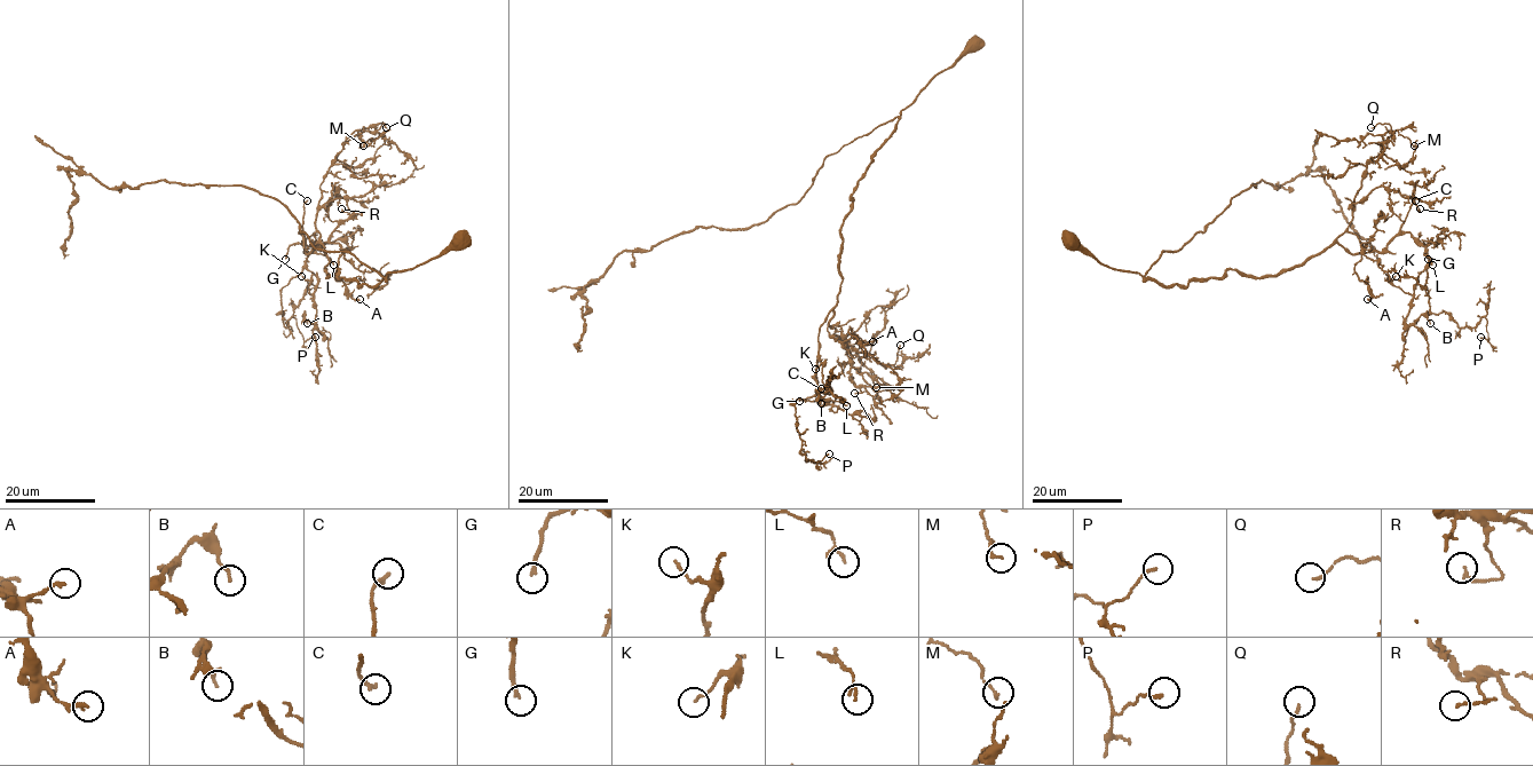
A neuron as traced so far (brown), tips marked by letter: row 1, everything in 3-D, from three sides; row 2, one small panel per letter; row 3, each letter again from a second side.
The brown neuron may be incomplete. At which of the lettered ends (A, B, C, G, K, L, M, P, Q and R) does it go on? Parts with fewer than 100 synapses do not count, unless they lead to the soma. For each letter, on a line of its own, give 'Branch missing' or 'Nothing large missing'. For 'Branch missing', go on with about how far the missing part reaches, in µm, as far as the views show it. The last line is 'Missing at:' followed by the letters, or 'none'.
A: Nothing large missing
B: Nothing large missing
C: Branch missing. Missing length about 25 µm
G: Branch missing. Missing length about 25 µm
K: Nothing large missing
L: Nothing large missing
M: Nothing large missing
P: Nothing large missing
Q: Nothing large missing
R: Nothing large missing
Missing at: C, G

